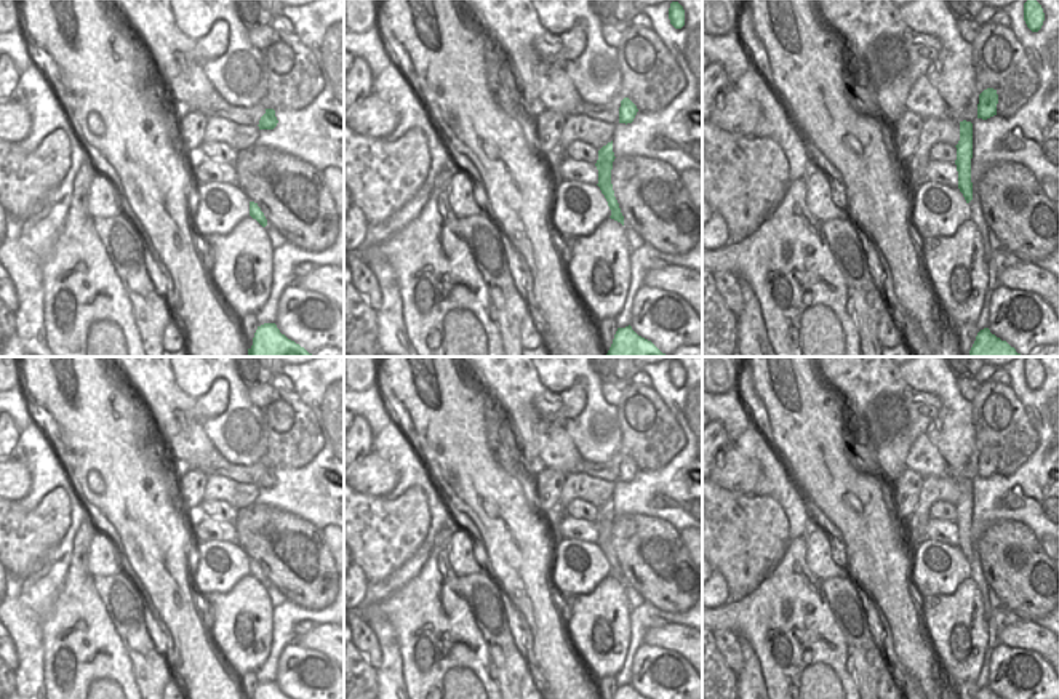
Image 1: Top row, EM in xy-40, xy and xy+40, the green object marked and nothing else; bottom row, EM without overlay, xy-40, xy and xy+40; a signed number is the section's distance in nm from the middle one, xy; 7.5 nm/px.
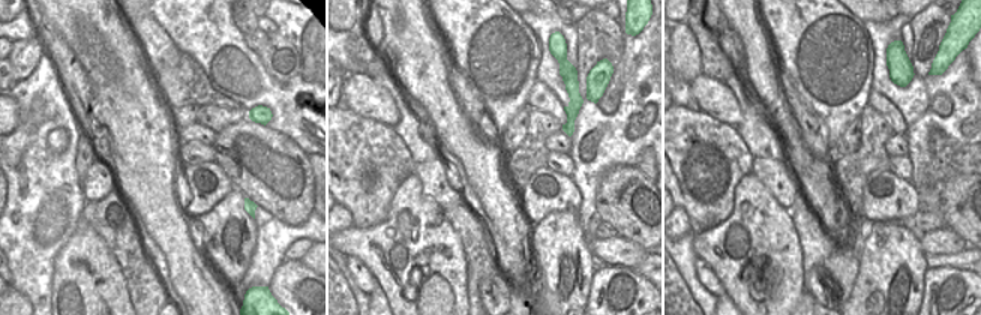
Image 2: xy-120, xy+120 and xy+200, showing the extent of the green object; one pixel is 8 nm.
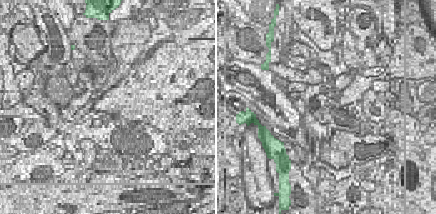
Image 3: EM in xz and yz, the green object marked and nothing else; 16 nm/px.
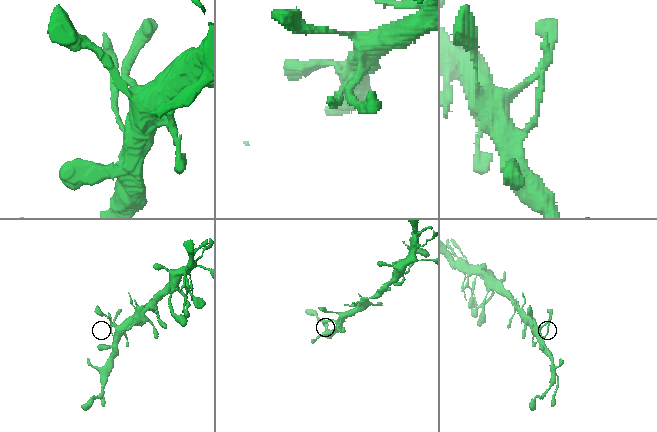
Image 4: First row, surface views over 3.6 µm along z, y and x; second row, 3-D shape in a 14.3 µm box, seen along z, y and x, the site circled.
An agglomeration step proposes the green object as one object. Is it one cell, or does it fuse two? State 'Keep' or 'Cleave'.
Keep

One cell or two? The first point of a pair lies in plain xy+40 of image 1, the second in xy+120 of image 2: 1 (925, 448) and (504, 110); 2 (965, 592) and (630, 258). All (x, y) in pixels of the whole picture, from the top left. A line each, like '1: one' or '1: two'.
1: two
2: two

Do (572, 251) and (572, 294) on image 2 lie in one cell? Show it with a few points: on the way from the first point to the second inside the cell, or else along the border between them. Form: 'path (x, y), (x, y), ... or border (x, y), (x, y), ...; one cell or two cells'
path (567, 263), (567, 287); one cell

